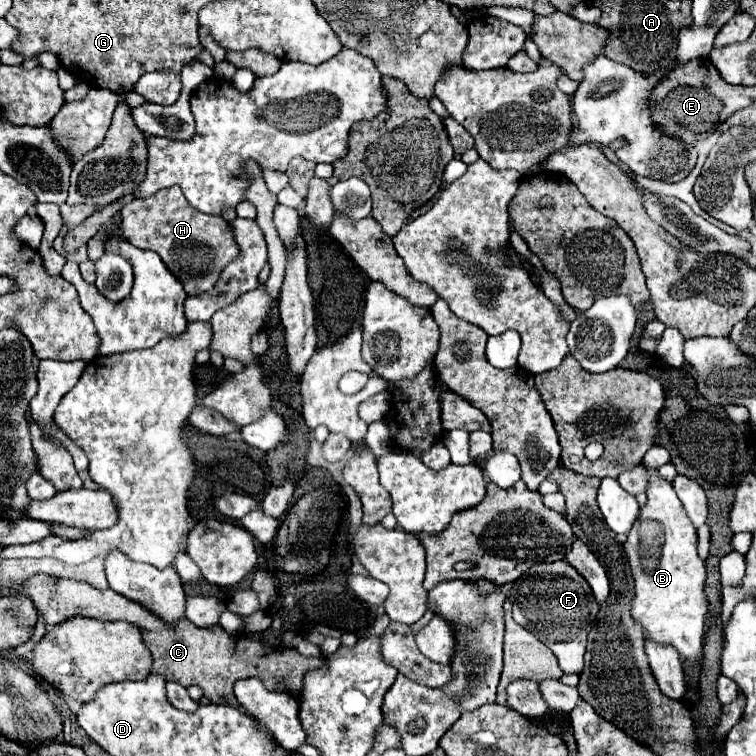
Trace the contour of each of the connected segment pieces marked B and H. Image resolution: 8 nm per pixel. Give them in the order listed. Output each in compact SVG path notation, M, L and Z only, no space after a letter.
M645 466L647 472L647 504L641 508L639 518L635 520L625 546L631 574L635 580L635 598L633 598L633 608L631 614L645 632L649 634L651 640L655 642L665 642L677 648L677 652L695 662L701 654L701 640L703 640L703 624L705 624L705 614L707 614L707 596L705 596L705 562L697 556L697 532L691 520L687 518L677 494L673 492L673 486L659 476L655 468Z
M179 186L163 188L151 198L135 198L121 208L121 218L123 236L141 250L157 252L171 274L179 278L187 296L211 290L223 268L239 256L239 244L235 242L231 224L223 216L203 214L193 208Z

